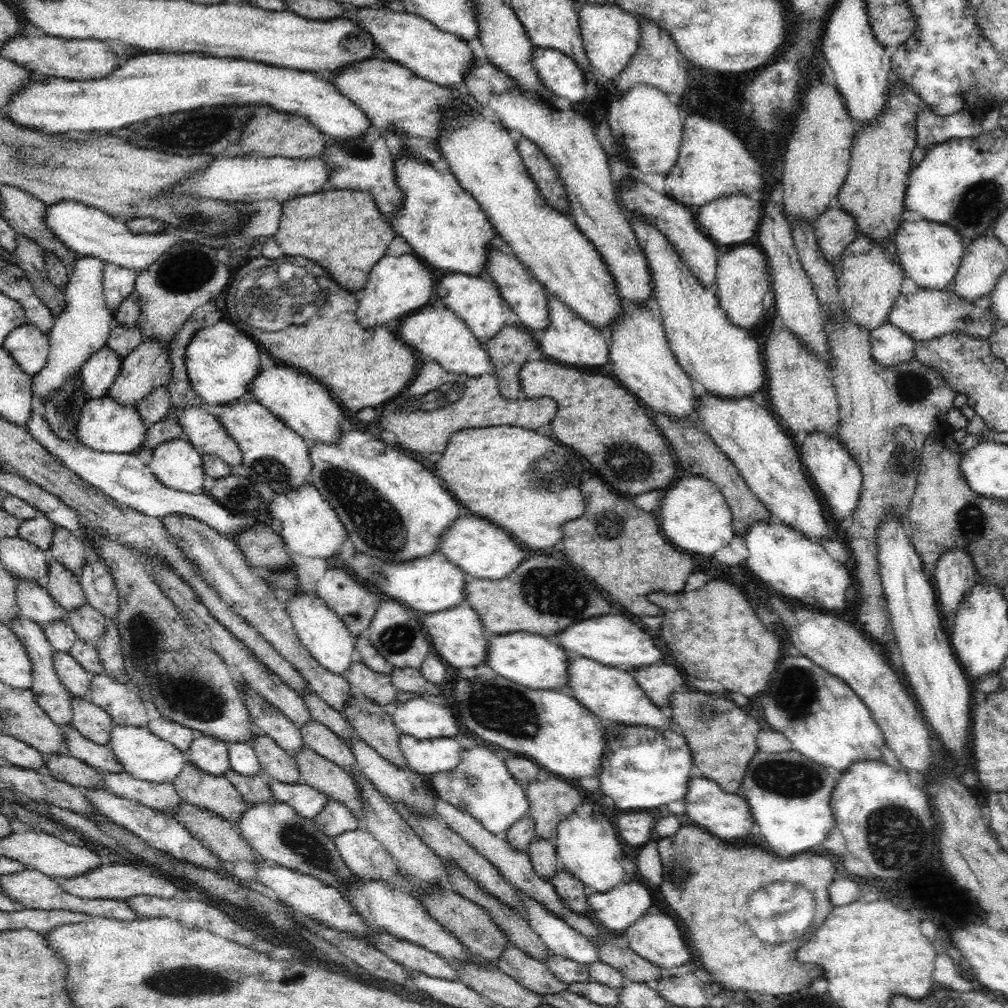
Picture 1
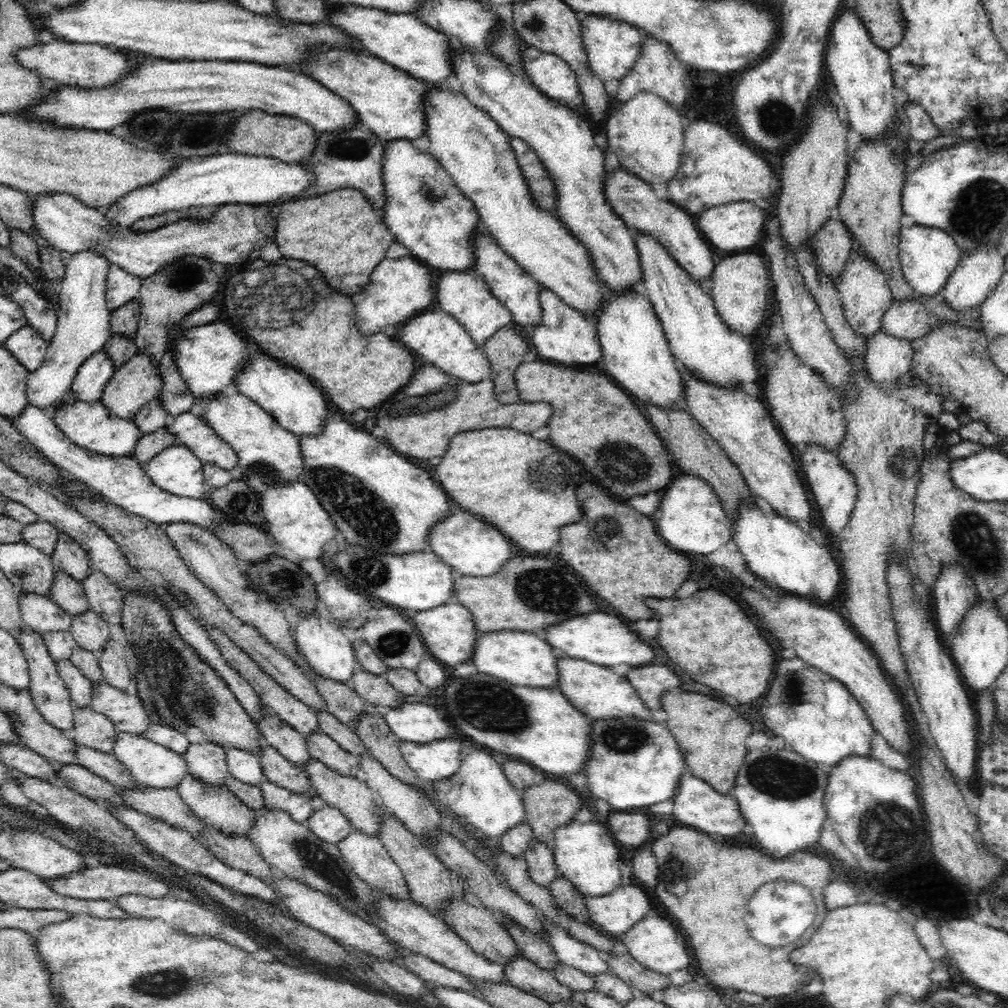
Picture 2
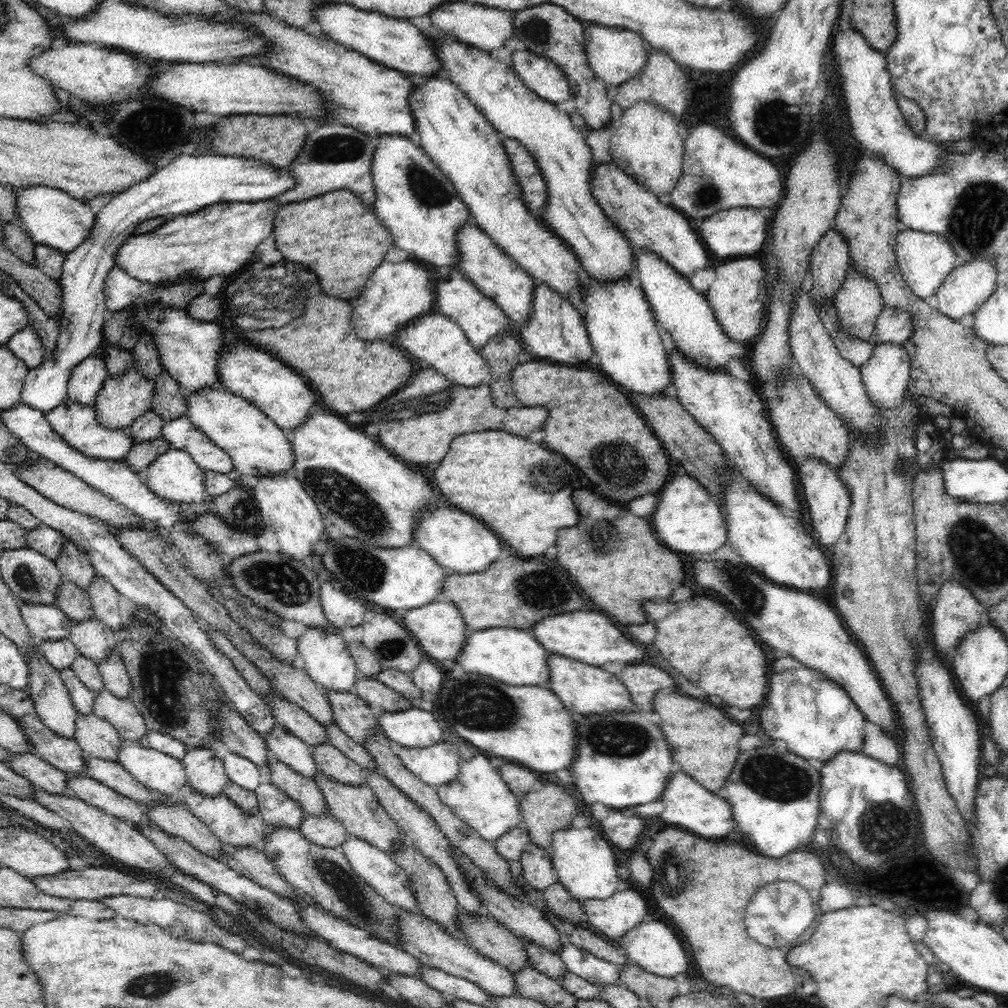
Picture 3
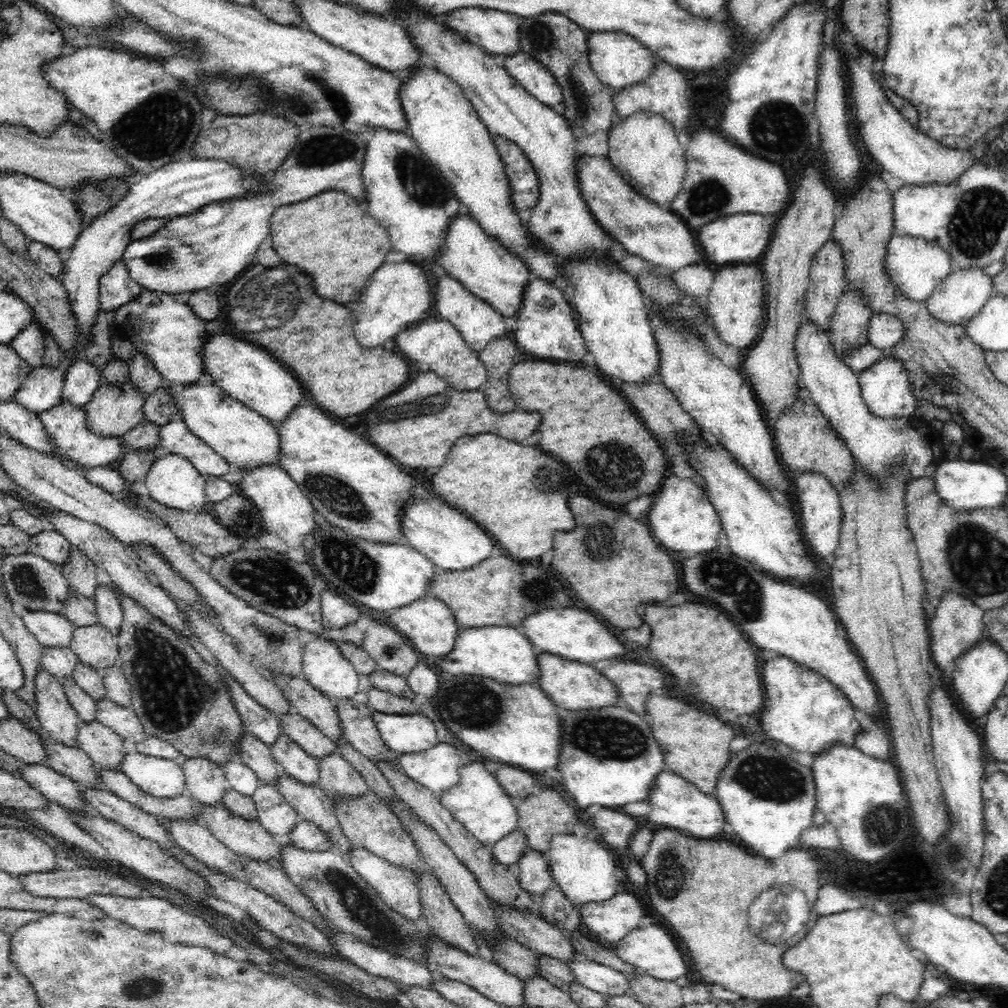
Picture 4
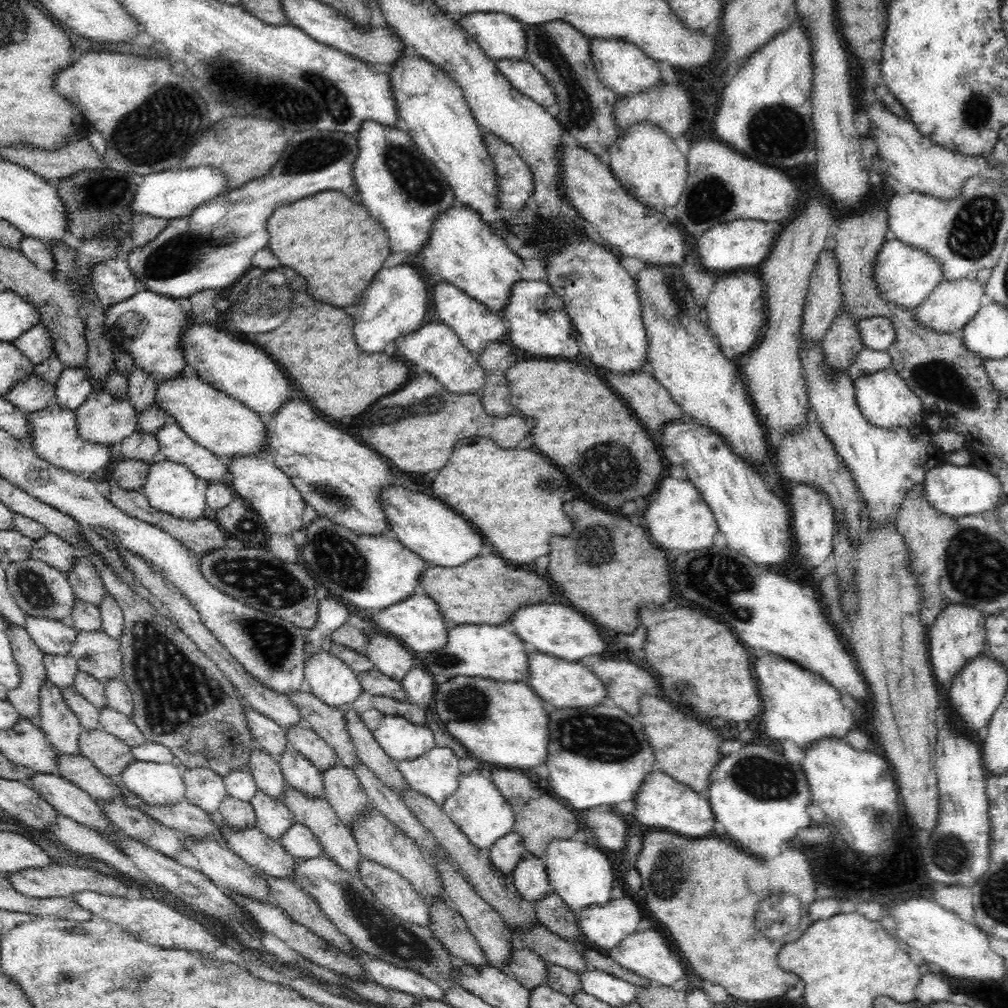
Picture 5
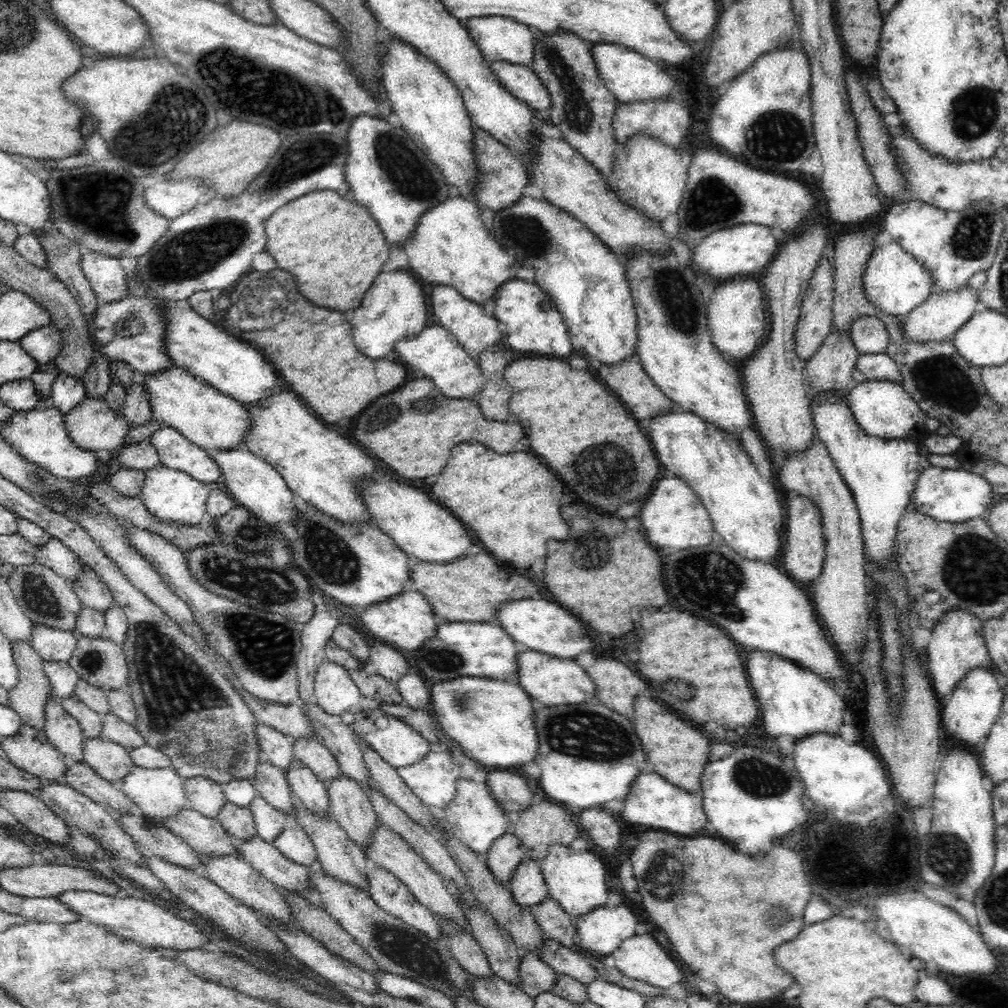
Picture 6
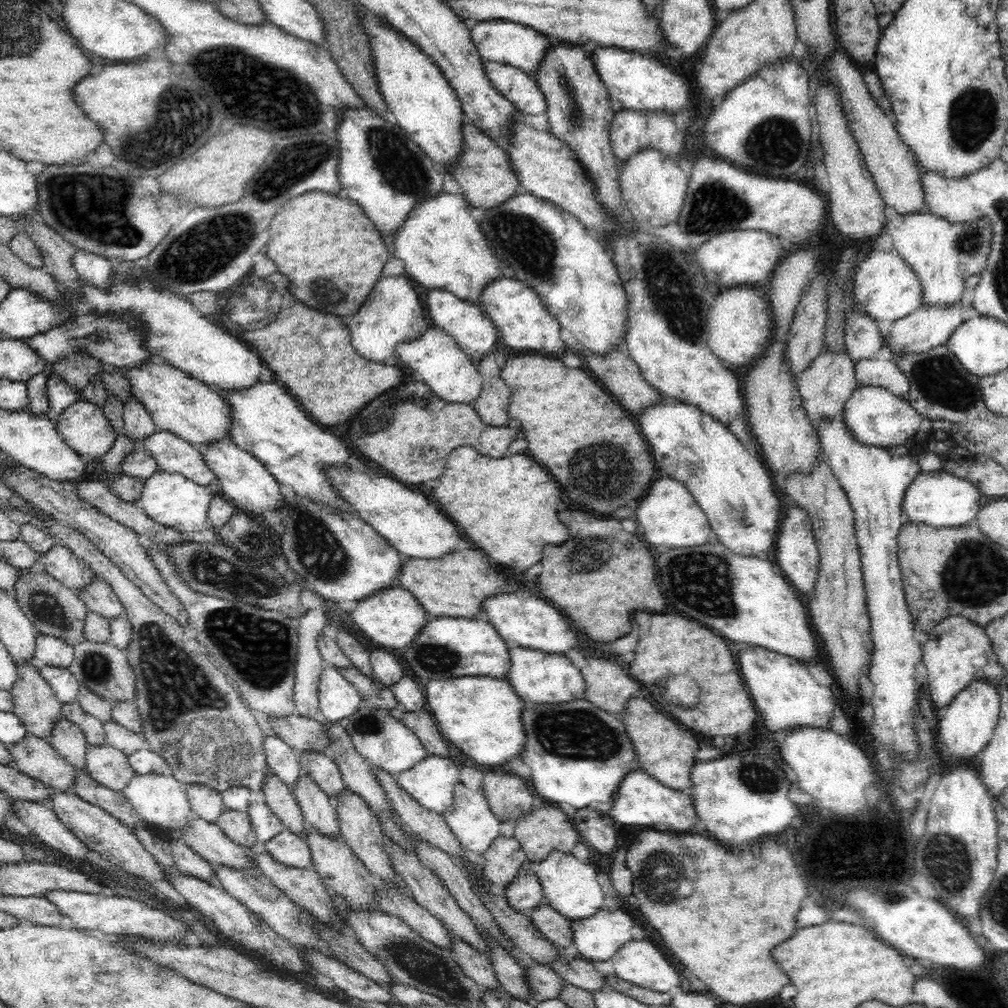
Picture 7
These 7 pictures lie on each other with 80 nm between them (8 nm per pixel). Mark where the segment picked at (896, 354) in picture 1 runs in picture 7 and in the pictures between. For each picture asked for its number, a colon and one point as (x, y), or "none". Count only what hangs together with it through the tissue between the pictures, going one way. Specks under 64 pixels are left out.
2: (887, 357)
3: (885, 374)
4: (885, 385)
5: (885, 400)
6: (882, 407)
7: (875, 417)

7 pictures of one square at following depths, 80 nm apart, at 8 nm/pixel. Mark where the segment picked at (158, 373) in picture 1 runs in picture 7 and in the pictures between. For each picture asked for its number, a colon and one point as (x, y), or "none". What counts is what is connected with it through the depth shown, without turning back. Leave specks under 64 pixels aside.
2: (137, 382)
3: (124, 397)
4: (115, 409)
5: (102, 418)
6: (93, 424)
7: (83, 426)

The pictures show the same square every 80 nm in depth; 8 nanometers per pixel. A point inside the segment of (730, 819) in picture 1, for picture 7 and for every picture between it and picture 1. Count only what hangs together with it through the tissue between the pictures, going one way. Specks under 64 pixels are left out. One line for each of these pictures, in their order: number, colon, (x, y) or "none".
2: (696, 804)
3: (687, 805)
4: (675, 803)
5: (661, 801)
6: (653, 801)
7: (640, 800)

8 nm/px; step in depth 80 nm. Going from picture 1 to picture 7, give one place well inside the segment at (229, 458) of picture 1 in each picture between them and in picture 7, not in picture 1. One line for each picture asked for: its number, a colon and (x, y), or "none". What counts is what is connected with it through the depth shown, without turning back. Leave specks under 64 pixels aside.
2: (194, 431)
3: (179, 433)
4: (175, 438)
5: (174, 445)
6: (174, 450)
7: (172, 454)

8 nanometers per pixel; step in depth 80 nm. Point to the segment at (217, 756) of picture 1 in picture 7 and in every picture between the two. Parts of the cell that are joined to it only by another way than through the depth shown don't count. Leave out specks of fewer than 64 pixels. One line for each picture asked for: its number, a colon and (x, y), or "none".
2: (207, 762)
3: (205, 773)
4: (205, 781)
5: (203, 787)
6: (203, 794)
7: (207, 804)

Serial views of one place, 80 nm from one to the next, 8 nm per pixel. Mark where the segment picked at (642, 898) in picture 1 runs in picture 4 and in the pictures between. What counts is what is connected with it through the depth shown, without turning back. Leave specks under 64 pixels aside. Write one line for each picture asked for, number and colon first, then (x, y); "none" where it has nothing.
2: (615, 913)
3: (613, 917)
4: (608, 922)

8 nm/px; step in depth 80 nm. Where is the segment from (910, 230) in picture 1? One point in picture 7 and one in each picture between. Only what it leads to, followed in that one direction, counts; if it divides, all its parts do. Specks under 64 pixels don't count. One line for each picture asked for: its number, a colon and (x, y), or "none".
2: (928, 255)
3: (925, 260)
4: (917, 266)
5: (905, 275)
6: (896, 281)
7: (884, 287)

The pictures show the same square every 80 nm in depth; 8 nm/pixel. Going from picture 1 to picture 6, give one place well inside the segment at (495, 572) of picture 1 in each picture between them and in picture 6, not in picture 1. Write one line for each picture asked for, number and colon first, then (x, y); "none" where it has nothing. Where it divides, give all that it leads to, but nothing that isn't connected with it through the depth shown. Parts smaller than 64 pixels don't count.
2: (472, 548)
3: (461, 544)
4: (452, 542)
5: (425, 525)
6: (421, 527)

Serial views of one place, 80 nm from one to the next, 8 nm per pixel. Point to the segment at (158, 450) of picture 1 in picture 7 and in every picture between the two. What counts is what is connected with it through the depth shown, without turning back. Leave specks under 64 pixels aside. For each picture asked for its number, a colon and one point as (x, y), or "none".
2: (175, 469)
3: (174, 475)
4: (172, 481)
5: (171, 487)
6: (170, 494)
7: (171, 500)

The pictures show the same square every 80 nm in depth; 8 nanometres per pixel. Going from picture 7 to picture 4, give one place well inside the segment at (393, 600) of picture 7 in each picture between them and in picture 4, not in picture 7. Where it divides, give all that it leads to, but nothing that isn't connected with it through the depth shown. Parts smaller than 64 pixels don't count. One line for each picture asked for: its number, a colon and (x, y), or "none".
4: (429, 623)
5: (417, 622)
6: (407, 621)

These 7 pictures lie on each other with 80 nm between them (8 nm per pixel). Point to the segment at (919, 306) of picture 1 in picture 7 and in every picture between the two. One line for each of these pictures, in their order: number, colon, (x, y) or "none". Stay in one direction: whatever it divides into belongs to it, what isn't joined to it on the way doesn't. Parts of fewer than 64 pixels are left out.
2: (910, 319)
3: (893, 325)
4: (885, 330)
5: (877, 333)
6: (870, 333)
7: (862, 339)

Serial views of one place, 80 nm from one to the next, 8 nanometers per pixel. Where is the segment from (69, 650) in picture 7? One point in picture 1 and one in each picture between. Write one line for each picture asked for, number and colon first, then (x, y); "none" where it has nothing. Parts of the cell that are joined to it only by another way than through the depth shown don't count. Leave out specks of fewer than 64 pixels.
1: (35, 602)
2: (41, 613)
3: (44, 622)
4: (49, 629)
5: (51, 636)
6: (50, 644)

